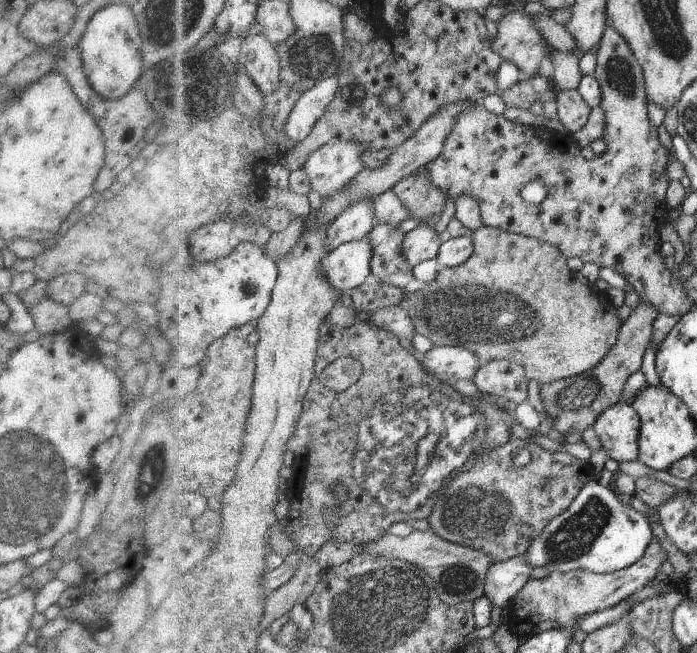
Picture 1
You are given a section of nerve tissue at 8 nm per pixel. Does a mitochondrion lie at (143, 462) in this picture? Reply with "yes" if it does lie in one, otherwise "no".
yes

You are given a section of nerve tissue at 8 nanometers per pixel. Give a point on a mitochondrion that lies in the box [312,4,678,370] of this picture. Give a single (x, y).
(480, 313)

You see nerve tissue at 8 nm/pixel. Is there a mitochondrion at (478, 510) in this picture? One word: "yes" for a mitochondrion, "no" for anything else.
yes

